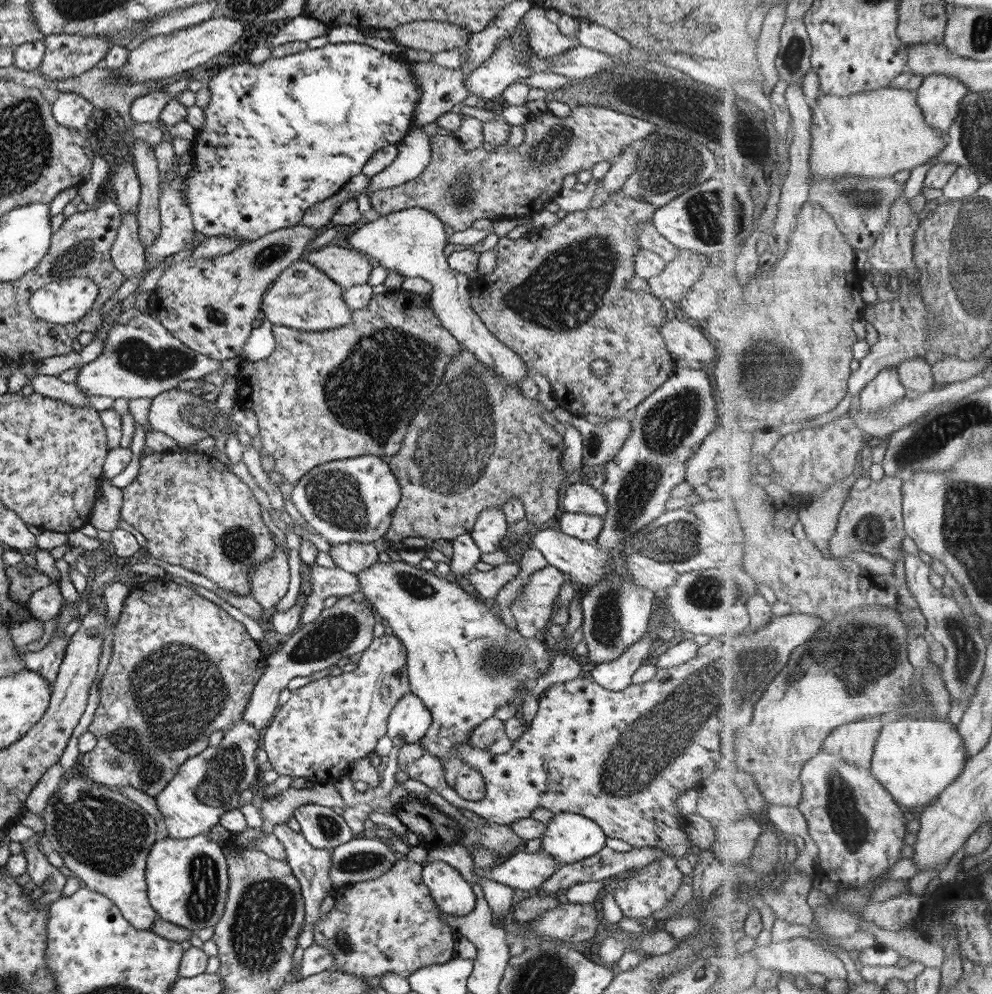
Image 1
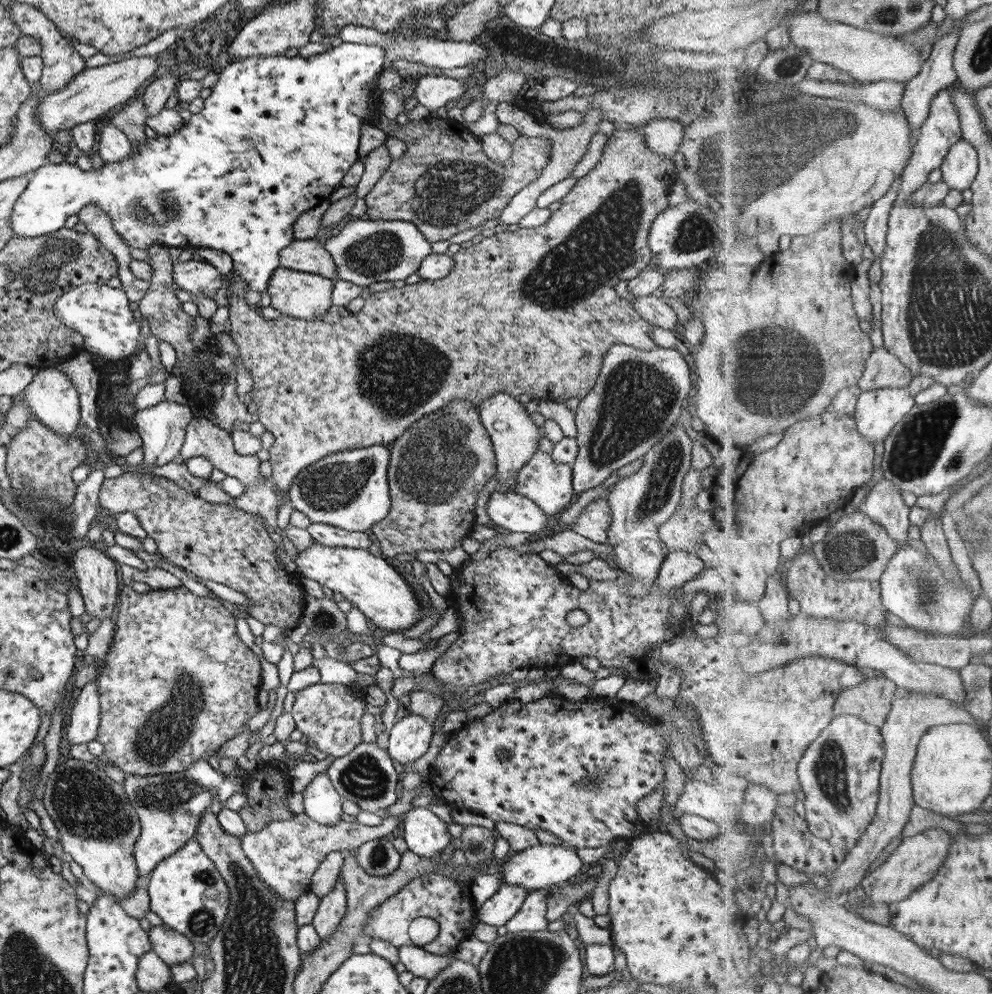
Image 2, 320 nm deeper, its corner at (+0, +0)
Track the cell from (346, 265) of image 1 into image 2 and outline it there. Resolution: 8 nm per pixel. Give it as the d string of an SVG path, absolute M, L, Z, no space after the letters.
M294 239L285 248L278 250L278 259L279 267L315 273L323 278L335 280L333 259L315 239Z

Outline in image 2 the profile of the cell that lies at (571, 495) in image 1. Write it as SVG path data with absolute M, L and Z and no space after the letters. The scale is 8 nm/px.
M537 446L528 461L517 469L512 490L515 494L521 494L532 500L543 513L555 514L559 510L564 510L574 499L570 467L570 465L553 462L551 455L542 452Z

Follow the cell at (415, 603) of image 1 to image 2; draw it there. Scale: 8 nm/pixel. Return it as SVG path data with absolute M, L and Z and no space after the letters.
M313 540L307 550L295 554L294 563L299 574L349 600L377 630L409 633L421 618L420 604L404 579L385 560L365 549L323 548Z

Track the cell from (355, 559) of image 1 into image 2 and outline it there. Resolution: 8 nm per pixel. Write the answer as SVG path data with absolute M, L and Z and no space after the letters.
M309 523L306 527L311 539L323 545L323 548L359 548L367 549L371 544L367 534L343 530L323 523Z

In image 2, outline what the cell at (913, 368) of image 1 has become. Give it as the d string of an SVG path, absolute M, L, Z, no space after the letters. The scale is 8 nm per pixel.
M884 346L874 348L866 360L865 370L858 382L863 391L879 388L906 388L913 380L911 369Z

